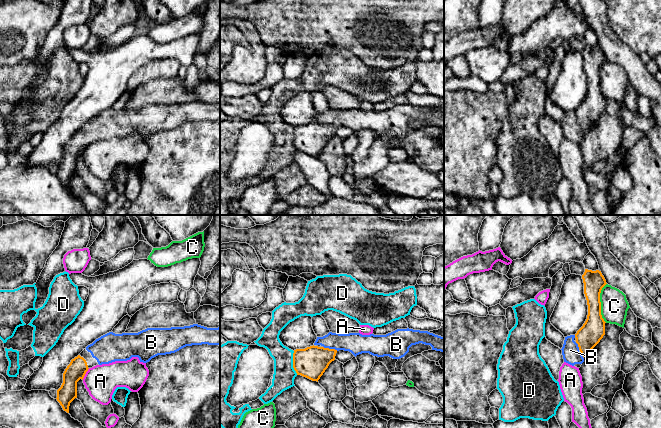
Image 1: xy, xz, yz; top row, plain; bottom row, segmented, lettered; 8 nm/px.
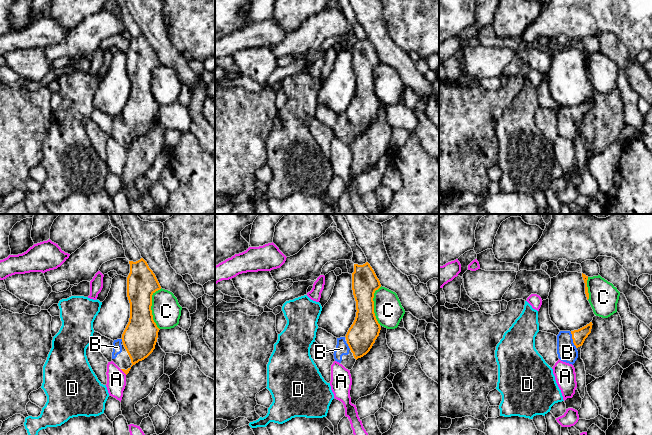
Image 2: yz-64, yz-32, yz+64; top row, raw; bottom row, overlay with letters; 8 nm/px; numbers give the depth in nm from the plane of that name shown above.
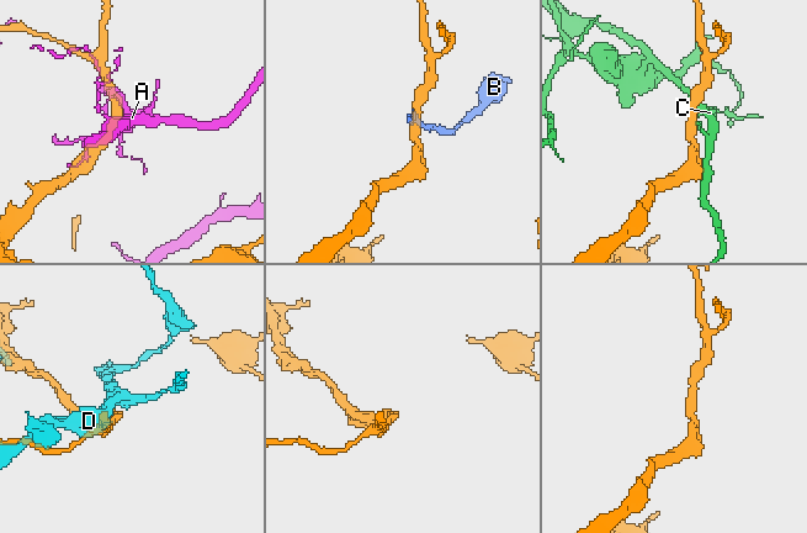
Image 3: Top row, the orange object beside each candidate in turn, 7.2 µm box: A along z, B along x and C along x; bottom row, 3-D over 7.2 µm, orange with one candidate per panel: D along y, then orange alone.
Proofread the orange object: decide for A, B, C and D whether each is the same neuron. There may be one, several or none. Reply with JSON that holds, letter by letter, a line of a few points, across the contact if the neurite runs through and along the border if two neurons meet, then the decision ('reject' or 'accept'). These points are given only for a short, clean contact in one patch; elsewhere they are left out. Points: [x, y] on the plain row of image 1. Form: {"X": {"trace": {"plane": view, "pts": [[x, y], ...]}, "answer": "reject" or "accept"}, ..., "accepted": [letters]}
{"A": {"answer": "reject"}, "B": {"trace": {"plane": "xz", "pts": [[311, 138], [323, 132], [330, 125], [336, 119], [356, 119]]}, "answer": "accept"}, "C": {"answer": "reject"}, "D": {"answer": "reject"}, "accepted": ["B"]}

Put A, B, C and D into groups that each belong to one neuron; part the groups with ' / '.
A / B / C / D

